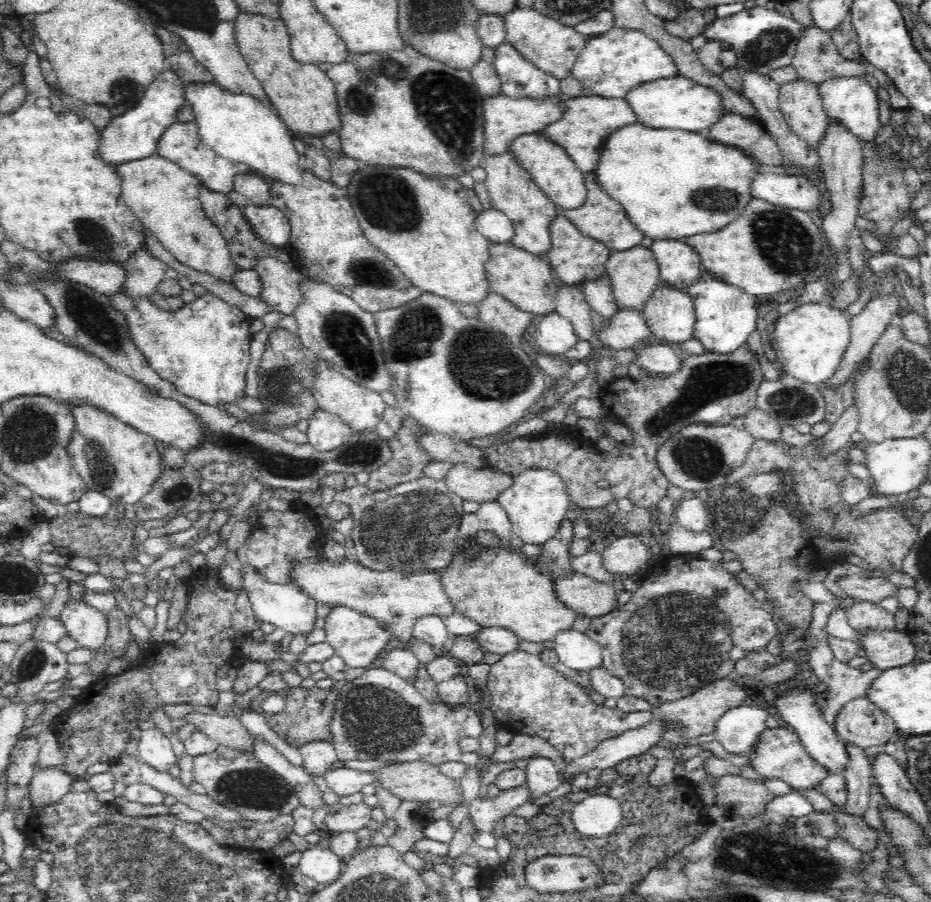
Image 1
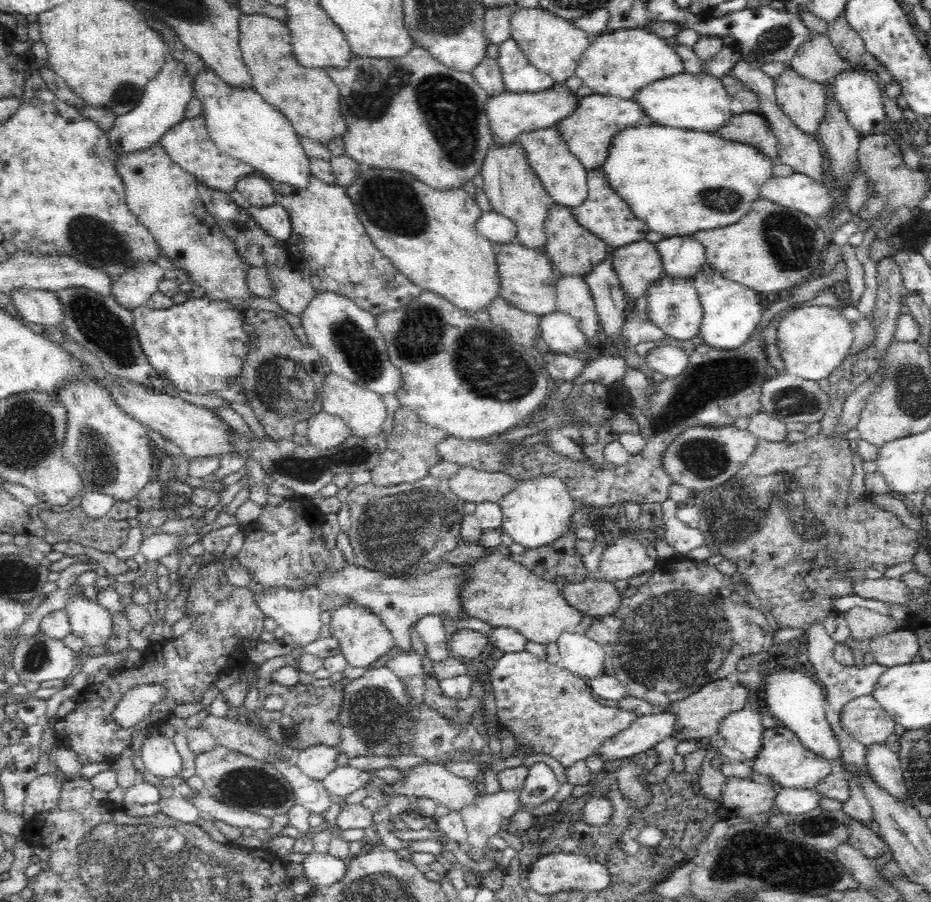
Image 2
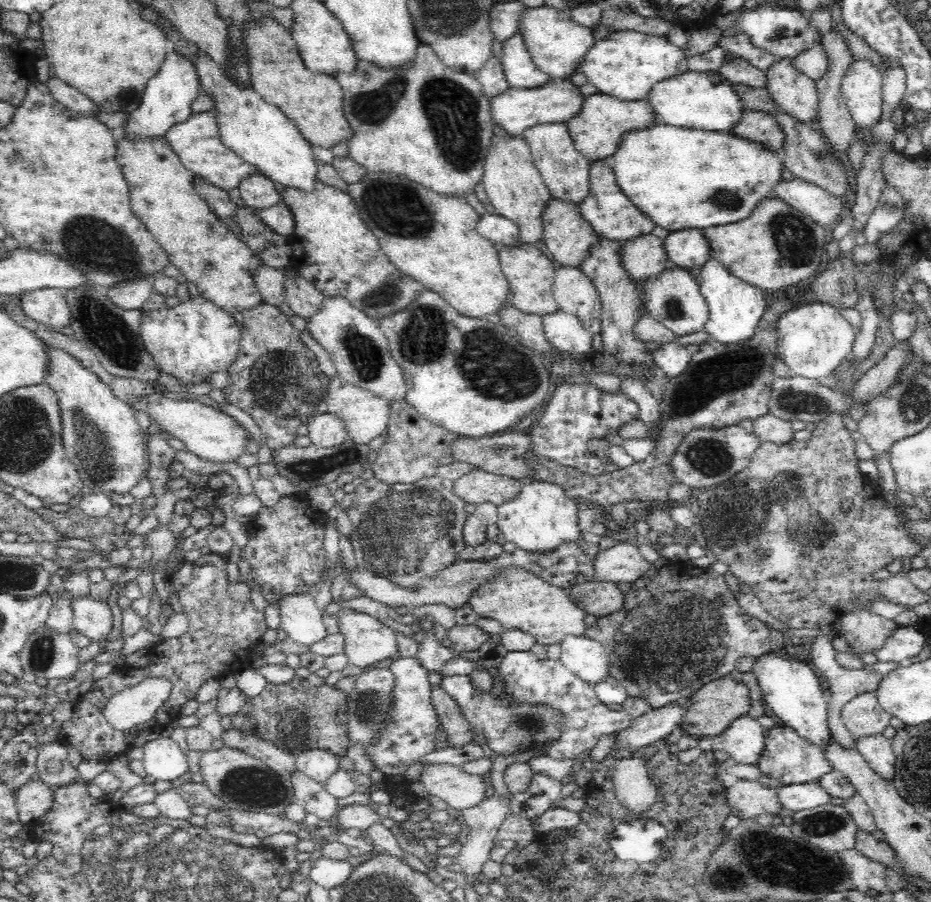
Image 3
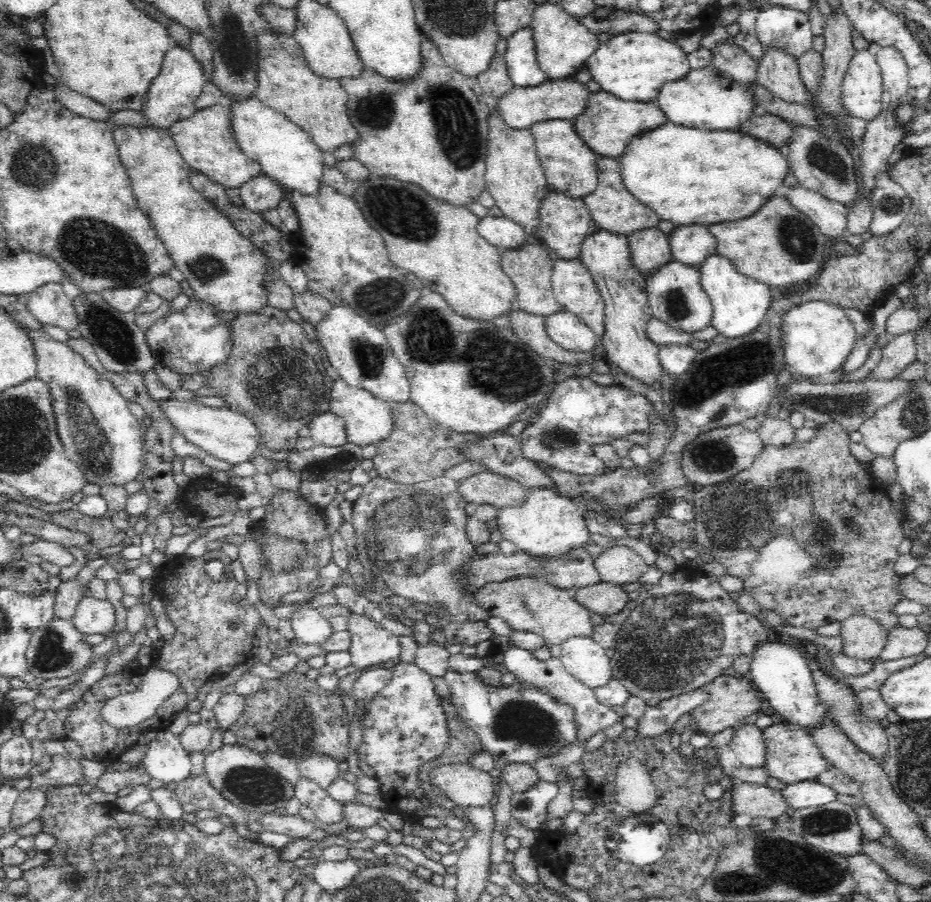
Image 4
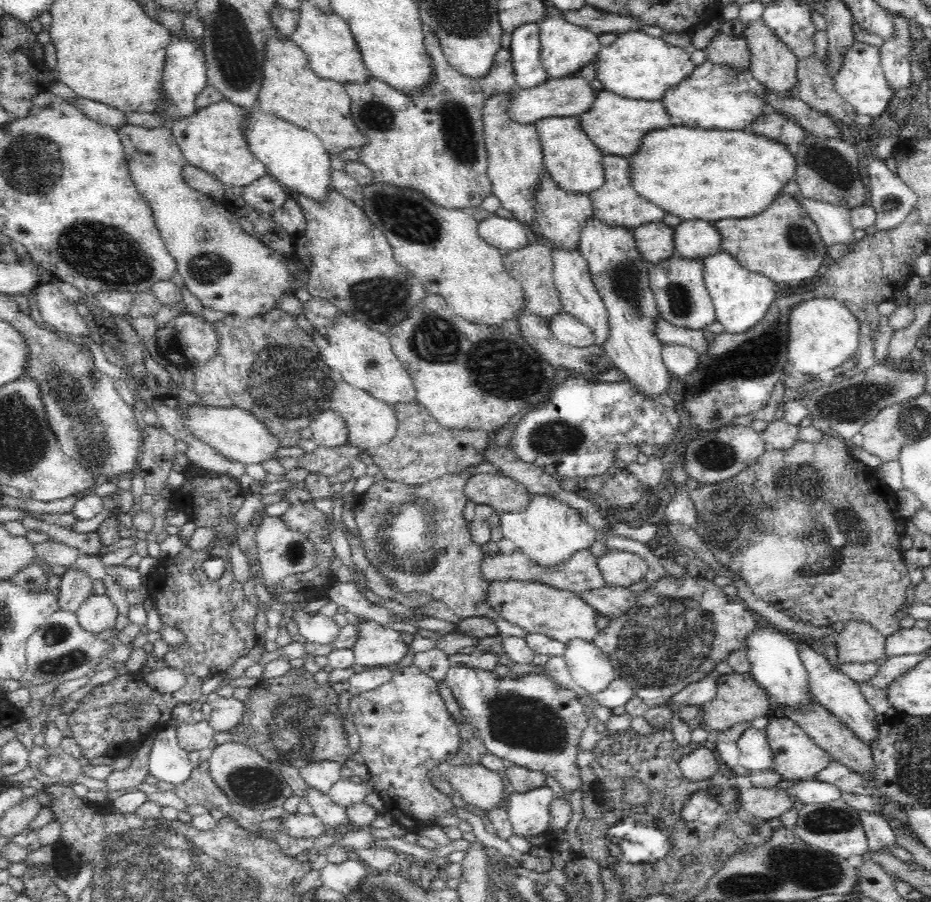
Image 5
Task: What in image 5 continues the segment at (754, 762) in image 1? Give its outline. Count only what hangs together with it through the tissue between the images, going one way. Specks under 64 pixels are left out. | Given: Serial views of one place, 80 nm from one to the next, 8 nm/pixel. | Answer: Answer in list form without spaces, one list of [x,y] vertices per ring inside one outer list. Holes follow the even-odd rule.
[[[773,713],[765,731],[771,748],[772,772],[782,777],[783,780],[814,780],[824,768],[828,767],[828,764],[832,763],[830,755],[826,754],[826,751],[810,738],[805,729],[800,728],[800,725],[790,720],[788,716]]]

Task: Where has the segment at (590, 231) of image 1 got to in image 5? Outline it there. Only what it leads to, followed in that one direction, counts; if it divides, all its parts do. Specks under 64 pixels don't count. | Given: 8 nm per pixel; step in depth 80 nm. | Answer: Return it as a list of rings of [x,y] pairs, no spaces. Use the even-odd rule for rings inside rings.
[[[606,155],[603,159],[603,173],[603,186],[588,195],[596,219],[606,224],[607,227],[626,228],[627,231],[633,231],[644,224],[658,223],[663,220],[662,208],[658,208],[654,203],[640,197],[638,192],[632,188],[630,158]]]

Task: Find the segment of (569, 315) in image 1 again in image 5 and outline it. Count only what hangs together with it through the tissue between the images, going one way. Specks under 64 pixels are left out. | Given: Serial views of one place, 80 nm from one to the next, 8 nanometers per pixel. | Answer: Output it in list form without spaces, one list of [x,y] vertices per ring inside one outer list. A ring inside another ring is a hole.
[[[554,248],[551,255],[554,263],[554,283],[559,293],[559,301],[564,305],[565,312],[577,317],[578,320],[589,326],[595,336],[595,344],[603,345],[607,334],[610,332],[607,308],[596,291],[586,259],[583,258],[580,250],[566,251]]]

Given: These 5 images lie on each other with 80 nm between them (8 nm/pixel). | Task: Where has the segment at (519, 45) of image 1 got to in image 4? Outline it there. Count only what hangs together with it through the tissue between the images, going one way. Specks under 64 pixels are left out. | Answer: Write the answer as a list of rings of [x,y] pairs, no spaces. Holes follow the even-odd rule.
[[[556,3],[537,5],[527,26],[530,27],[531,38],[534,39],[536,60],[548,79],[574,78],[601,43],[597,35]]]

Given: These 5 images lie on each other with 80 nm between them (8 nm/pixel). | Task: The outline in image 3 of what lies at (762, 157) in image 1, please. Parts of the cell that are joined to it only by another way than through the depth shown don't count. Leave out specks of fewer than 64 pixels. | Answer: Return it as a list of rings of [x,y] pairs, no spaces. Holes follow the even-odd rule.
[[[744,111],[728,132],[739,139],[760,144],[770,152],[779,153],[783,148],[782,127],[778,126],[771,113]]]

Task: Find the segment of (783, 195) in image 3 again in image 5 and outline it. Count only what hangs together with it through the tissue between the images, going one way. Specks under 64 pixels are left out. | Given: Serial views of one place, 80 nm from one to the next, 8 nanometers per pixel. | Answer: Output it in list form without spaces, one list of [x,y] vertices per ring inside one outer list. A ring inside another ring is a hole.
[[[797,198],[795,202],[814,220],[824,244],[845,244],[849,249],[855,248],[857,242],[854,241],[850,210],[815,198]]]

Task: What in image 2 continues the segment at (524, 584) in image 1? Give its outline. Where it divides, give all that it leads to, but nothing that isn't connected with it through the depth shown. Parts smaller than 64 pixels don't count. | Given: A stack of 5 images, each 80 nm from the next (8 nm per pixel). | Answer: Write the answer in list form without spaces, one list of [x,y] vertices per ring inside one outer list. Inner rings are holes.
[[[486,552],[476,560],[464,562],[463,580],[458,588],[459,602],[462,610],[470,617],[486,621],[494,628],[514,629],[528,641],[548,645],[557,643],[563,633],[578,633],[583,612],[576,610],[566,602],[562,595],[561,586],[557,583],[544,580],[534,574],[524,564],[518,564],[512,559],[512,554],[500,554],[499,552]]]

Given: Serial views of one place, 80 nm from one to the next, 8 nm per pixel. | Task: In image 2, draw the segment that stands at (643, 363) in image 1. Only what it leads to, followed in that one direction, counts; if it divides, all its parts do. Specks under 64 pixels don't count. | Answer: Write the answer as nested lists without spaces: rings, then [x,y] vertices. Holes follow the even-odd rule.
[[[661,345],[651,348],[646,354],[645,360],[651,370],[663,376],[663,378],[674,378],[686,370],[688,354],[680,347],[672,345]]]

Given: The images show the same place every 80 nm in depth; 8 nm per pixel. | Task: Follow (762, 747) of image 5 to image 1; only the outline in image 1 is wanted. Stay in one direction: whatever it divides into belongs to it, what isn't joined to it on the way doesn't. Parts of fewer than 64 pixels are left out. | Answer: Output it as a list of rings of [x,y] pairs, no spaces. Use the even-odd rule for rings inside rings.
[[[738,705],[728,709],[717,722],[716,740],[728,754],[750,756],[760,733],[767,729],[764,722],[768,716],[768,710],[760,706]]]

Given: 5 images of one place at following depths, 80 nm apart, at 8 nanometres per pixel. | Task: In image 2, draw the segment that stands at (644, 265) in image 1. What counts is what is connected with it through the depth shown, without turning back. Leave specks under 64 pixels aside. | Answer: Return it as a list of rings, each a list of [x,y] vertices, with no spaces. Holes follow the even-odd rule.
[[[646,239],[612,249],[610,262],[614,263],[614,274],[618,276],[623,295],[634,302],[648,296],[649,288],[663,274],[658,247]]]

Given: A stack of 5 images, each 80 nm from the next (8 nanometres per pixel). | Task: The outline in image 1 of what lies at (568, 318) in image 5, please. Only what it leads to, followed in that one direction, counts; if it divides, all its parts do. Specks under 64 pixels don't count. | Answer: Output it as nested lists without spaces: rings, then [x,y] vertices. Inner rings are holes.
[[[556,311],[542,316],[542,320],[536,326],[532,340],[533,342],[529,344],[538,350],[538,354],[546,355],[564,355],[570,348],[574,348],[574,345],[579,341],[578,335],[574,331],[574,325]]]

